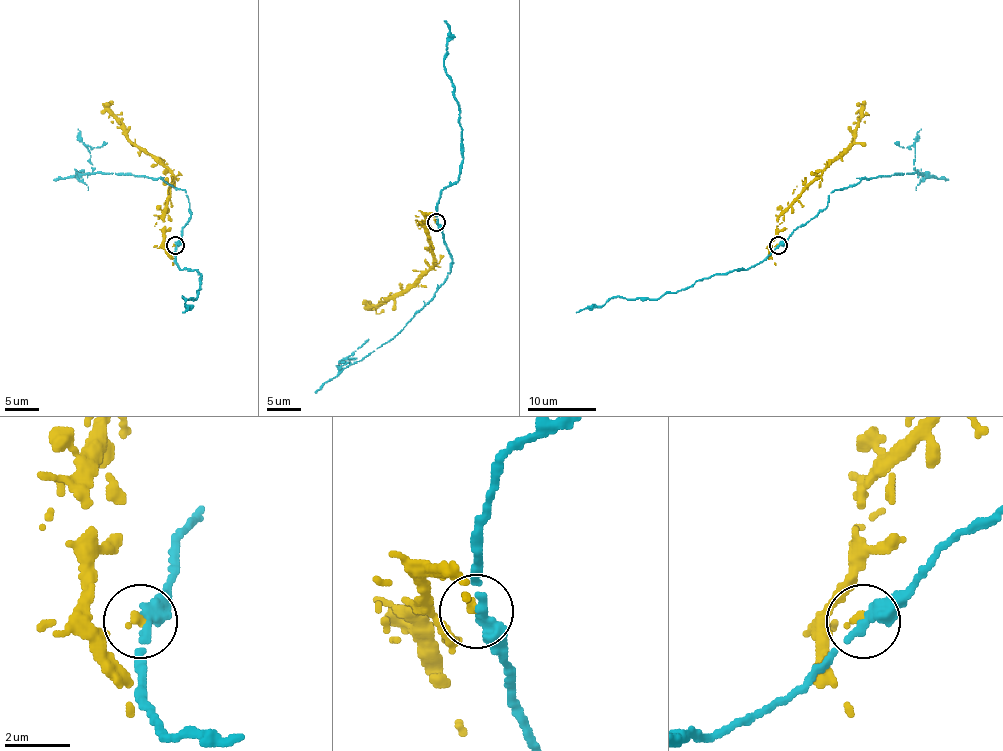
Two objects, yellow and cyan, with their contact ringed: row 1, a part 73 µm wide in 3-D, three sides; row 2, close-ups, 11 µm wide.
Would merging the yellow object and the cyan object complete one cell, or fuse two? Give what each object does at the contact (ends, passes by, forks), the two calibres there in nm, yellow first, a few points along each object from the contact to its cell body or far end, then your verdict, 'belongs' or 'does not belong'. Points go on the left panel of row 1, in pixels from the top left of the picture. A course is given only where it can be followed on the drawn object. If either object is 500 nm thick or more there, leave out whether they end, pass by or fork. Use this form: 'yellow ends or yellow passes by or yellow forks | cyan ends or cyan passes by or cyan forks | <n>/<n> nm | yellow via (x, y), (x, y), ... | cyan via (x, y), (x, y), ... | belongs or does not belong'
yellow ends | cyan passes by | 240/320 nm | yellow via (175, 246), (165, 246), (163, 237), (163, 217), (172, 174), (128, 137), (126, 126), (109, 108), (112, 101) | cyan via (175, 246), (190, 217), (185, 191), (146, 176), (97, 171), (92, 167), (87, 147), (102, 147), (107, 142) | does not belong

